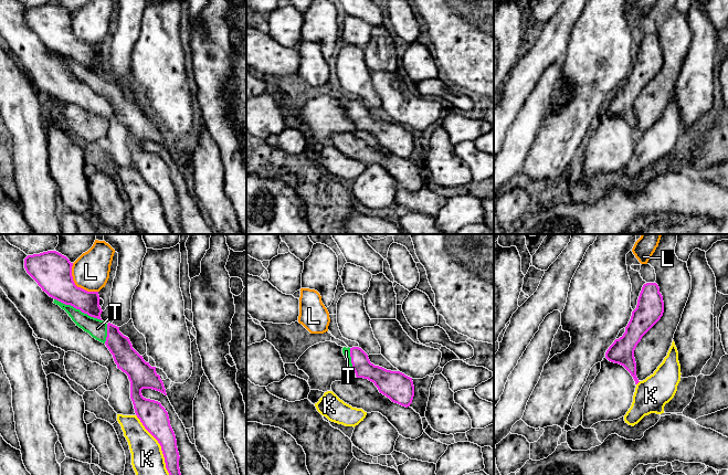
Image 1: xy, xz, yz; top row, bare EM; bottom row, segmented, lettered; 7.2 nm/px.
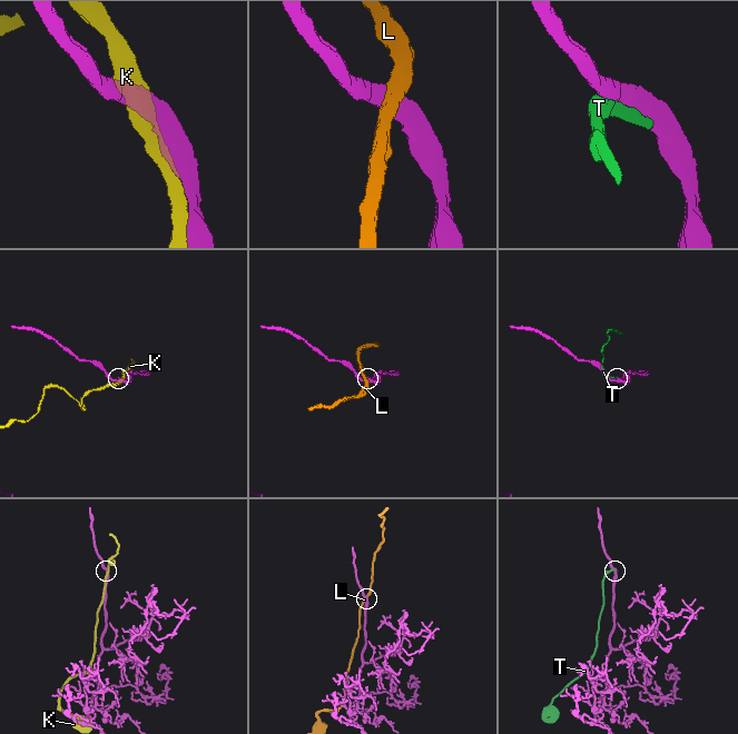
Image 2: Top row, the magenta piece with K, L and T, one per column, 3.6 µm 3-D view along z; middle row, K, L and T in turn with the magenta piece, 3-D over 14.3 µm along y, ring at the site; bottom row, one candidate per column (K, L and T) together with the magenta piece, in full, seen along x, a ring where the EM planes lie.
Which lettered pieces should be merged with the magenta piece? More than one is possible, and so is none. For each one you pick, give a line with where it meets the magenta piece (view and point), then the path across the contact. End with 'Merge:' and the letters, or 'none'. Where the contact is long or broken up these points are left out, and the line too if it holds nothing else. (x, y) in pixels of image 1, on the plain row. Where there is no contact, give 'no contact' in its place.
T: contact xy (77, 61)
Merge: T

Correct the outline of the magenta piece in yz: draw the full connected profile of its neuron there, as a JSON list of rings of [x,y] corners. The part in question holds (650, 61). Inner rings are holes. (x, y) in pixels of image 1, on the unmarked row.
[[[644,36],[625,85],[615,92],[605,105],[609,114],[623,118],[631,126],[635,137],[640,134],[636,129],[634,103],[642,89],[661,72],[663,65],[664,54],[658,38]]]

